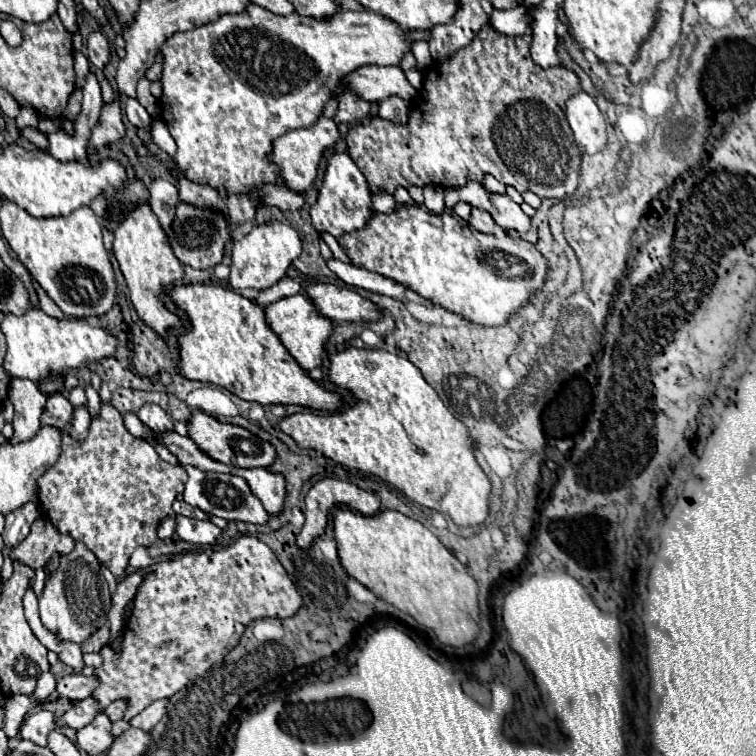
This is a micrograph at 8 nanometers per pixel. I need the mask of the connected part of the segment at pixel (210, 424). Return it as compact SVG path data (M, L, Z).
M203 411L193 413L189 421L189 437L195 439L195 443L199 443L199 447L203 447L203 451L207 451L207 455L211 455L213 459L219 459L221 463L231 463L235 467L245 467L245 469L269 467L275 461L275 447L269 441L259 439L257 435L253 435L243 427L221 423Z

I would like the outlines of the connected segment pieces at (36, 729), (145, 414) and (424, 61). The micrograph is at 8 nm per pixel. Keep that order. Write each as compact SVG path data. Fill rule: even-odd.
M41 709L41 711L35 711L35 713L31 713L27 719L25 719L25 723L23 723L23 727L21 727L21 737L23 739L29 739L29 741L33 741L33 743L37 743L37 745L47 745L47 735L55 729L57 725L55 725L55 715L51 713L51 711L45 711L45 709Z
M147 403L139 409L139 419L153 431L153 433L169 433L173 431L173 419L153 403Z
M415 41L411 51L413 51L415 57L417 57L419 69L425 69L425 67L431 65L431 55L429 55L429 45L427 45L427 41Z

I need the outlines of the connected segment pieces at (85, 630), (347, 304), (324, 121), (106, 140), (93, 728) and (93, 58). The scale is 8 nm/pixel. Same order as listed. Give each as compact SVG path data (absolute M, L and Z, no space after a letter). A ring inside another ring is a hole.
M77 543L67 555L61 555L59 569L47 579L45 589L39 597L39 613L43 627L57 635L59 641L83 643L99 627L107 623L107 609L111 607L111 595L105 577L99 571L97 557L83 545Z
M315 283L303 289L305 295L311 295L315 307L319 307L321 315L327 315L333 321L377 321L383 311L375 307L373 301L361 297L355 289L337 287L337 285L323 285Z
M319 117L319 121L311 127L303 127L303 129L295 129L295 131L287 131L283 137L279 137L275 141L275 149L271 153L271 159L281 167L281 175L283 181L289 189L295 191L307 191L313 187L315 179L317 179L317 171L319 171L319 161L323 157L323 153L333 147L339 141L339 129L337 123L329 117Z
M113 101L109 105L103 105L99 123L95 125L95 131L91 135L91 143L89 143L89 153L93 149L99 149L103 145L111 145L113 141L121 139L125 135L125 127L121 121L121 109L119 109L119 101Z
M99 713L91 725L77 731L77 745L89 755L99 755L107 751L111 743L113 743L111 721L105 713Z
M99 31L91 33L89 35L89 43L87 43L87 57L89 57L89 61L97 69L103 69L109 63L109 55L111 55L111 49L109 49L107 39Z

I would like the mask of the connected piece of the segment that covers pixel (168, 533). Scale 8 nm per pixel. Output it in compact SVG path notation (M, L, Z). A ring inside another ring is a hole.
M169 515L169 517L161 519L159 529L157 529L157 535L159 535L161 541L175 537L175 515Z

